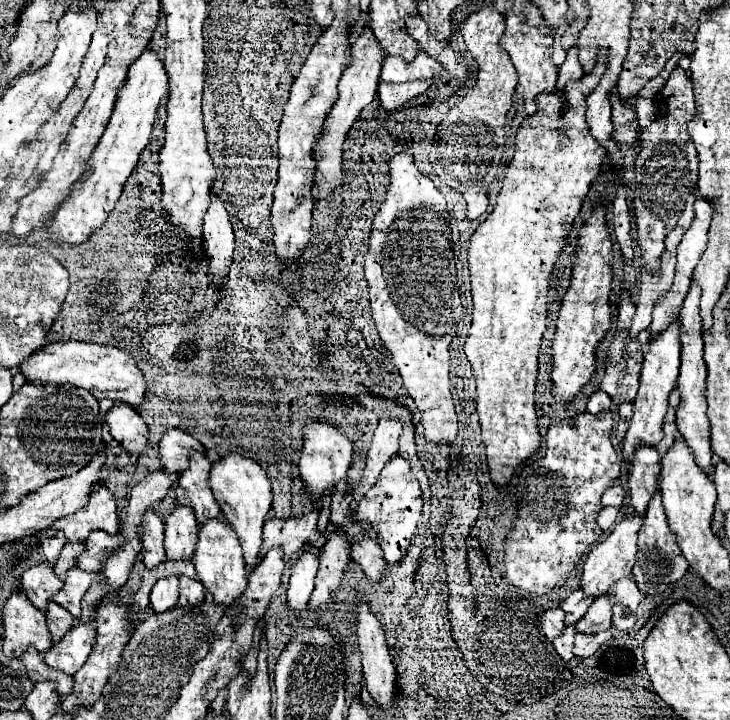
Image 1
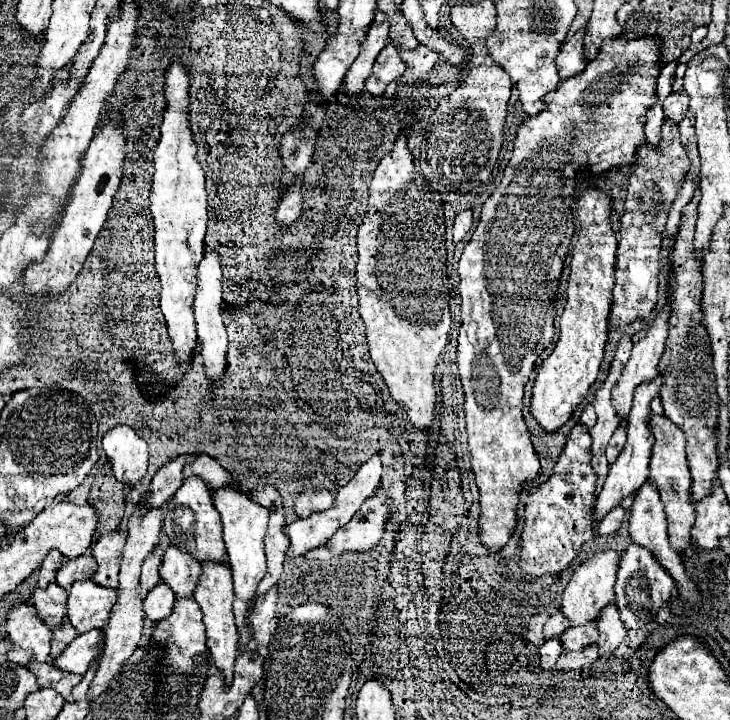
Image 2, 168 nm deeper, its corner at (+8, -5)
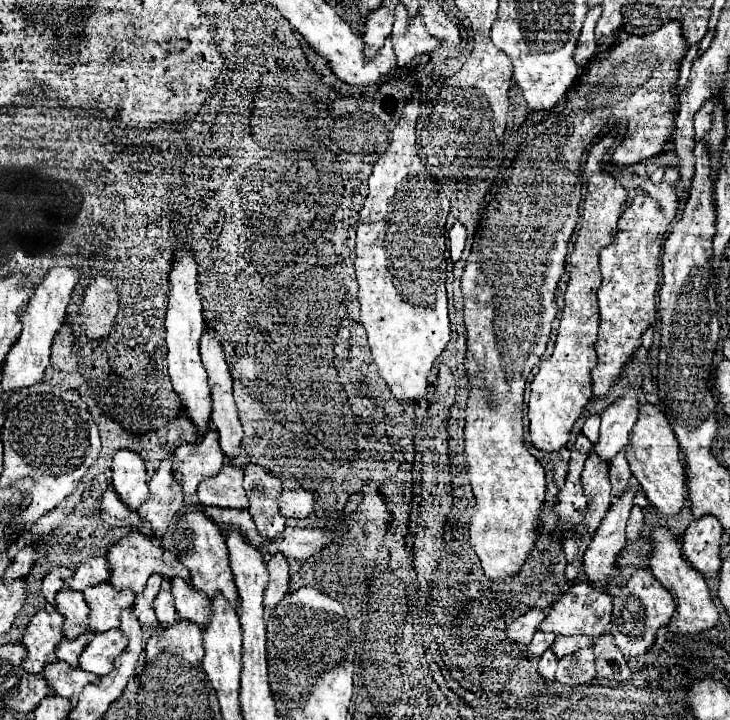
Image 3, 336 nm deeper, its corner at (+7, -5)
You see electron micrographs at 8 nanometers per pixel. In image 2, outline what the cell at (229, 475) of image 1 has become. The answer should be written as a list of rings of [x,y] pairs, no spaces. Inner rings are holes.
[[[222,486],[212,492],[212,502],[222,518],[224,524],[224,542],[226,542],[226,552],[228,552],[228,564],[234,574],[234,614],[236,614],[236,626],[240,632],[240,640],[244,644],[248,642],[250,634],[246,628],[248,614],[252,610],[250,602],[256,594],[258,584],[262,582],[266,574],[266,556],[264,556],[264,530],[268,524],[268,510],[254,502],[248,492],[236,488],[236,486]]]

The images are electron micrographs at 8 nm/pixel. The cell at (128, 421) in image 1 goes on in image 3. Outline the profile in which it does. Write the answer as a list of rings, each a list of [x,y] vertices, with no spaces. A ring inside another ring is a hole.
[[[119,450],[113,458],[113,488],[117,498],[129,508],[139,510],[139,506],[149,498],[147,472],[139,454],[131,450]]]

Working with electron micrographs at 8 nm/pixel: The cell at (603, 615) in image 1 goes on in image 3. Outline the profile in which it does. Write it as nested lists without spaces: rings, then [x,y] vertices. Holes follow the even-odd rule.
[[[557,636],[551,650],[557,658],[563,658],[581,648],[591,648],[593,642],[595,642],[595,638],[585,638],[585,636]]]

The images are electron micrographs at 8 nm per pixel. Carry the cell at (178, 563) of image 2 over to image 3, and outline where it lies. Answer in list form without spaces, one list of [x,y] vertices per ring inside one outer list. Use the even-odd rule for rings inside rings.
[[[175,578],[171,582],[171,592],[175,596],[175,608],[179,614],[179,620],[197,624],[201,630],[209,626],[211,620],[211,602],[205,594],[199,594],[193,590],[185,580]]]

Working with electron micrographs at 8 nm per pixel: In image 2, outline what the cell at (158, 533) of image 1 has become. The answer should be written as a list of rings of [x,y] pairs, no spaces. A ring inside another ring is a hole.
[[[152,550],[148,554],[148,558],[144,560],[144,564],[142,564],[142,576],[140,576],[140,586],[138,586],[140,596],[146,596],[160,582],[160,574],[158,574],[160,562],[162,562],[162,556],[156,550]]]

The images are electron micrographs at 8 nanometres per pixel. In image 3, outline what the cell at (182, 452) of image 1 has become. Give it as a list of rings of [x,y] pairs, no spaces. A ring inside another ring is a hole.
[[[227,464],[213,478],[205,478],[197,492],[201,504],[219,508],[247,508],[249,500],[243,490],[243,470]]]

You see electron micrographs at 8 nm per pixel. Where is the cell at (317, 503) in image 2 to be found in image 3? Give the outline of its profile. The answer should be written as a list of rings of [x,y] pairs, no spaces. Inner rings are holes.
[[[303,488],[283,490],[277,508],[285,518],[307,518],[313,512],[313,496]]]

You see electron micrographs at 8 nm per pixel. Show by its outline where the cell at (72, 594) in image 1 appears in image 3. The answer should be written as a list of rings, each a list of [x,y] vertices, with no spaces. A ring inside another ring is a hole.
[[[97,584],[83,592],[85,600],[91,608],[91,622],[95,632],[105,632],[111,628],[119,628],[121,612],[131,608],[135,602],[135,592],[131,590],[115,590],[111,584]]]

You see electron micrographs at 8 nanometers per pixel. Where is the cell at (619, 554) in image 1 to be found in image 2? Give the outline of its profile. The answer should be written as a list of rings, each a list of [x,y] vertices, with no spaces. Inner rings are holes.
[[[612,548],[608,550],[600,550],[596,552],[594,556],[590,556],[588,560],[584,560],[572,580],[568,582],[566,590],[564,590],[564,596],[562,596],[562,614],[574,624],[574,626],[580,626],[584,622],[590,622],[590,620],[596,620],[600,610],[614,602],[614,582],[616,582],[616,572],[618,572],[618,562],[620,562],[620,554]]]

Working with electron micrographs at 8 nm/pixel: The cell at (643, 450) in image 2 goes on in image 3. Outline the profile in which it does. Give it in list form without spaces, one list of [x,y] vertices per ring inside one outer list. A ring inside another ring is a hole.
[[[629,488],[623,496],[615,498],[613,506],[609,508],[607,516],[603,518],[601,526],[597,528],[597,534],[593,536],[593,542],[589,544],[589,550],[585,552],[585,558],[583,558],[583,564],[585,564],[585,576],[587,576],[587,582],[595,588],[601,588],[601,590],[609,590],[609,584],[611,580],[619,574],[617,570],[617,558],[619,554],[623,552],[623,548],[627,546],[627,536],[625,536],[625,526],[627,526],[627,520],[629,520],[629,512],[633,508],[633,494],[635,490]]]

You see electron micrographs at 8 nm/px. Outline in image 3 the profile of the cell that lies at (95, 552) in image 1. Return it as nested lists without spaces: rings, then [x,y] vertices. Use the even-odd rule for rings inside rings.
[[[131,530],[129,536],[125,536],[123,540],[119,540],[115,546],[107,550],[107,562],[113,568],[111,580],[109,580],[111,586],[117,590],[133,590],[135,594],[141,594],[145,590],[147,578],[153,574],[159,574],[163,580],[173,580],[177,576],[183,580],[189,580],[189,570],[181,566],[181,562],[173,552],[157,546],[157,542],[147,536],[137,534],[137,530]]]

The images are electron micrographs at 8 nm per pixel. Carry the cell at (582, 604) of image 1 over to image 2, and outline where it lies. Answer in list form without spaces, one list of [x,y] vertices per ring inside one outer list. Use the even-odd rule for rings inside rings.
[[[558,610],[550,616],[550,620],[544,624],[544,638],[558,638],[564,630],[568,630],[572,626],[572,622]]]

